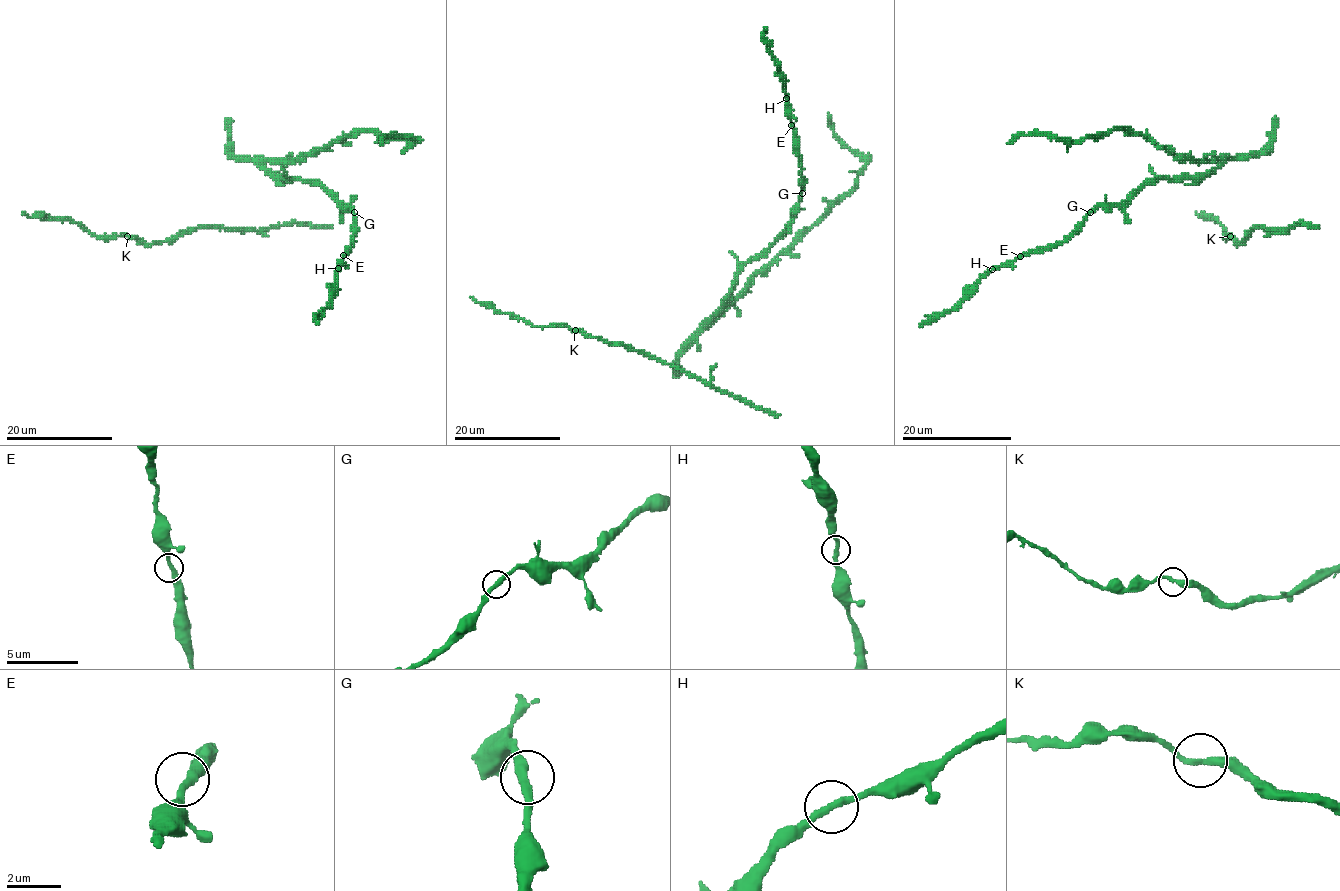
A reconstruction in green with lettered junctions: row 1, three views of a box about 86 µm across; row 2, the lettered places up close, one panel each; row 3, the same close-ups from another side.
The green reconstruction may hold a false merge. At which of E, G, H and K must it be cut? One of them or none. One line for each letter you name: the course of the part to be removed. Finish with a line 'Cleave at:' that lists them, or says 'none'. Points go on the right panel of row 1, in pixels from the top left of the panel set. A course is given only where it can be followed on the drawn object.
K: foreign part runs (1229, 236), (1242, 244), (1255, 227), (1285, 230), (1298, 223), (1306, 223), (1317, 229)
Cleave at: K

